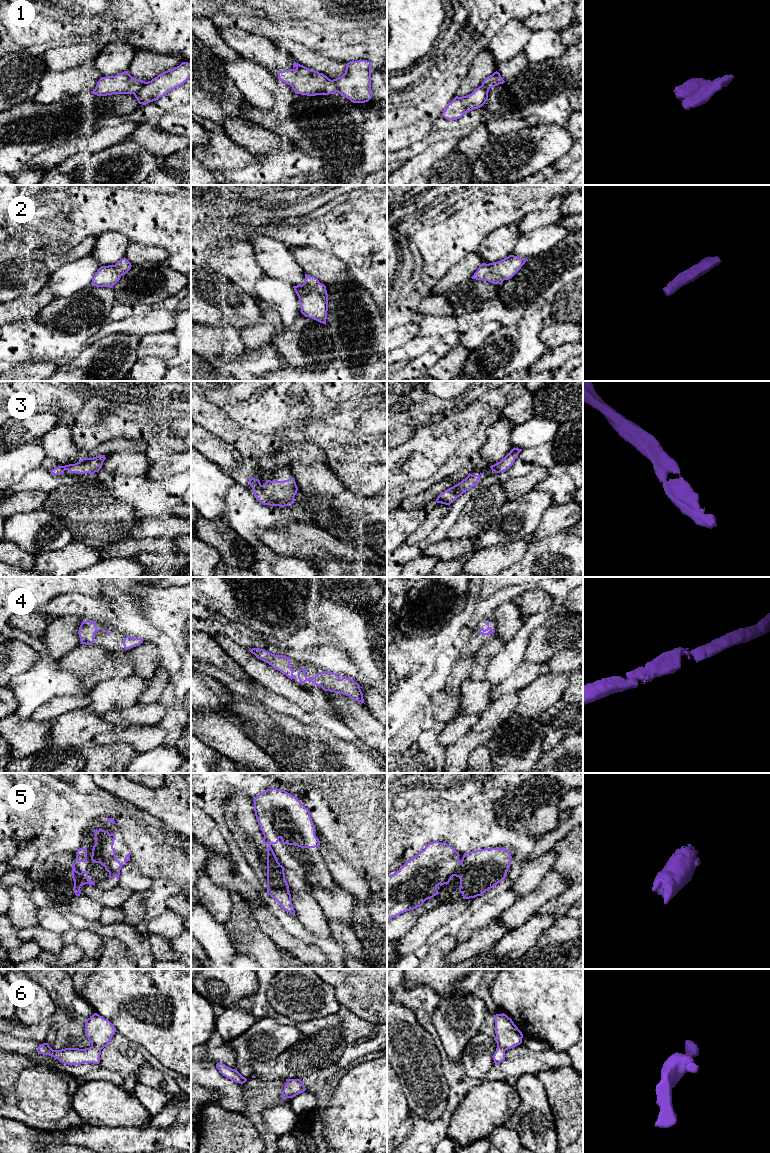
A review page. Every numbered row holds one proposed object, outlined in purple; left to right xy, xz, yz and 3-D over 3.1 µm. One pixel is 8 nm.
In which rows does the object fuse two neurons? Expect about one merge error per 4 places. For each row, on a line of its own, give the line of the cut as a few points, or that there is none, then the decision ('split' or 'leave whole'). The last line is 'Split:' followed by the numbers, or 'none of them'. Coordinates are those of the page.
1: cut xy (145, 82), (133, 93); split
2: cut none; leave whole
3: cut none; leave whole
4: cut none; leave whole
5: cut yz (460, 863), (453, 875); split
6: cut none; leave whole
Split: 1, 5

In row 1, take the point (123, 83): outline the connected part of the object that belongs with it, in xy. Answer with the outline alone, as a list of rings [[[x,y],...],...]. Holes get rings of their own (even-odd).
[[[128,71],[115,76],[101,77],[92,94],[107,96],[112,94],[134,94],[145,81],[133,78]]]

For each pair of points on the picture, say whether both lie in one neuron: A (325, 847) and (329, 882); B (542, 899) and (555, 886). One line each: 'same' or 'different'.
A: different
B: same

